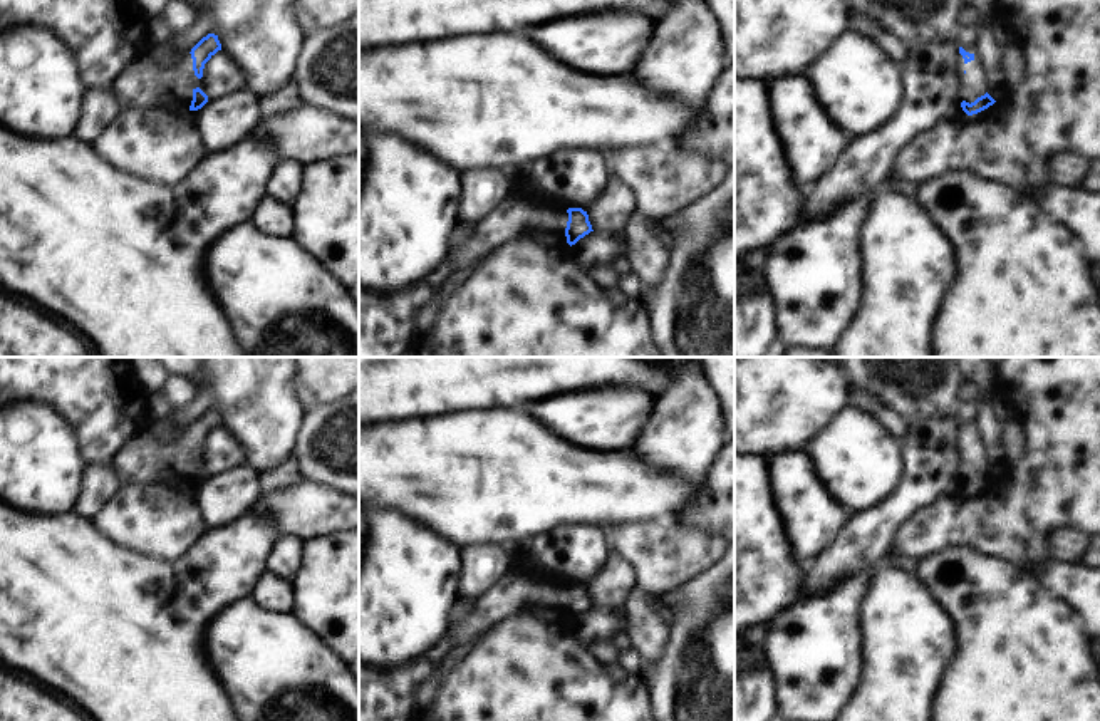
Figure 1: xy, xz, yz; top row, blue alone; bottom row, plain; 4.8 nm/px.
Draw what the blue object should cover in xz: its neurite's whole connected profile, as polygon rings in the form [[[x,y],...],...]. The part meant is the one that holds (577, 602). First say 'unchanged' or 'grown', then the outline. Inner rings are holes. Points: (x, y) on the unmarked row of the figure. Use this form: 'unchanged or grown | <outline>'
grown | [[[560,582],[558,587],[555,589],[555,594],[560,604],[565,607],[567,619],[570,622],[575,620],[585,610],[589,610],[590,607],[594,607],[589,597],[589,590],[582,584],[567,585]]]

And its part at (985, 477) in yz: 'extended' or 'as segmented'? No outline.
extended

